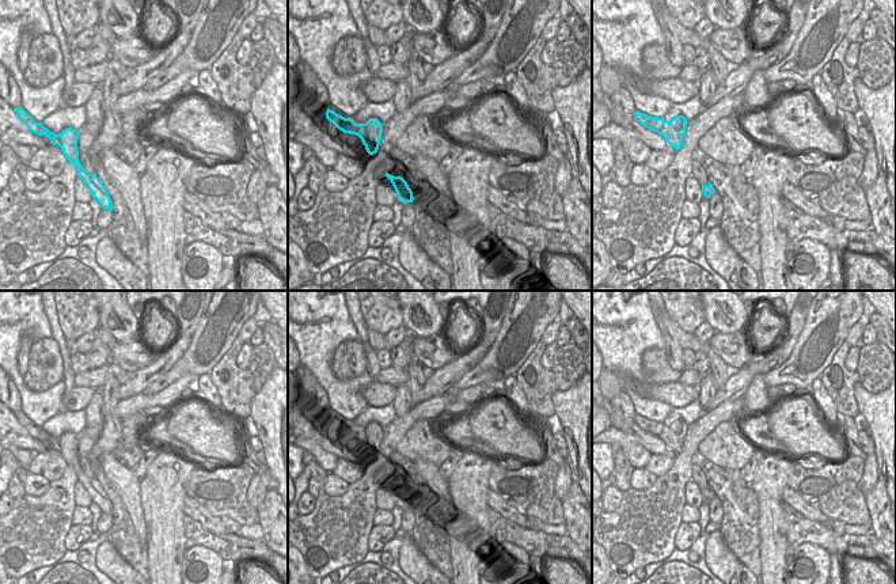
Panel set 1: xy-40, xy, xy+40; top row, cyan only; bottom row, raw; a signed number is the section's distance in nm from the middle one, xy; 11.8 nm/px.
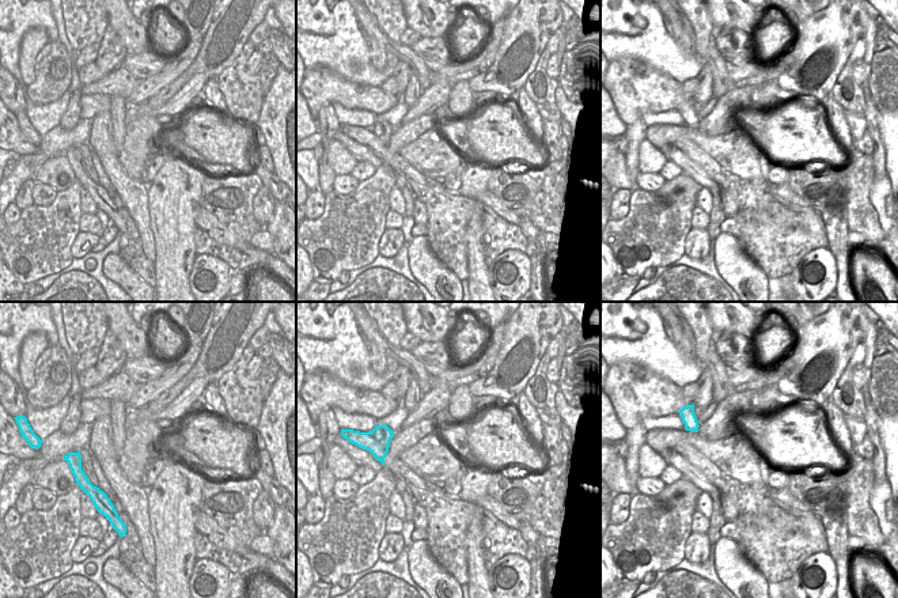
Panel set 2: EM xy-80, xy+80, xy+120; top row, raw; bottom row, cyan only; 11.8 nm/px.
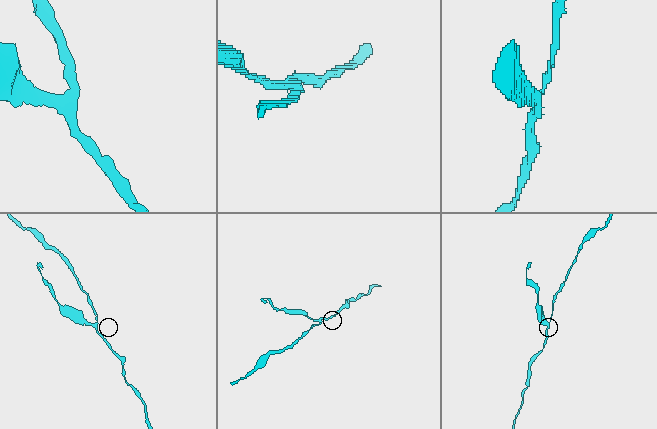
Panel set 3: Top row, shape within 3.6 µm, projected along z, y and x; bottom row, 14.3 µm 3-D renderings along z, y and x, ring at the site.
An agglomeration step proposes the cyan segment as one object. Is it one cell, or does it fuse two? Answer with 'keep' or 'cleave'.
cleave

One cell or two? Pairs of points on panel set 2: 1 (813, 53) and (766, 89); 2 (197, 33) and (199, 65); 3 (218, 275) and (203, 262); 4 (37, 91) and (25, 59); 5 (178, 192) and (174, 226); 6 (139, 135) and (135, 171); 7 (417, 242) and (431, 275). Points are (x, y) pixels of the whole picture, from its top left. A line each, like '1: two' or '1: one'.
1: two
2: two
3: one
4: two
5: one
6: one
7: one

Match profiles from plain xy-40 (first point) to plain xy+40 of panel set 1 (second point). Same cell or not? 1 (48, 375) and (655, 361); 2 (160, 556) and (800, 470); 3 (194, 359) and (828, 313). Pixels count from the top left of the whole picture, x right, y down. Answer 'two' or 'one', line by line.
1: one
2: two
3: one

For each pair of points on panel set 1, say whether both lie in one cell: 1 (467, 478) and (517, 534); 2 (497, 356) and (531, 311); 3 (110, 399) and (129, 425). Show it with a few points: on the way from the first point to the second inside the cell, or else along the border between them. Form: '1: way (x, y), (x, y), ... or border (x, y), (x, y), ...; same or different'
1: border (488, 507), (488, 545); different
2: way (508, 345), (520, 333), (524, 322); same
3: border (121, 418), (121, 438), (113, 450); different

